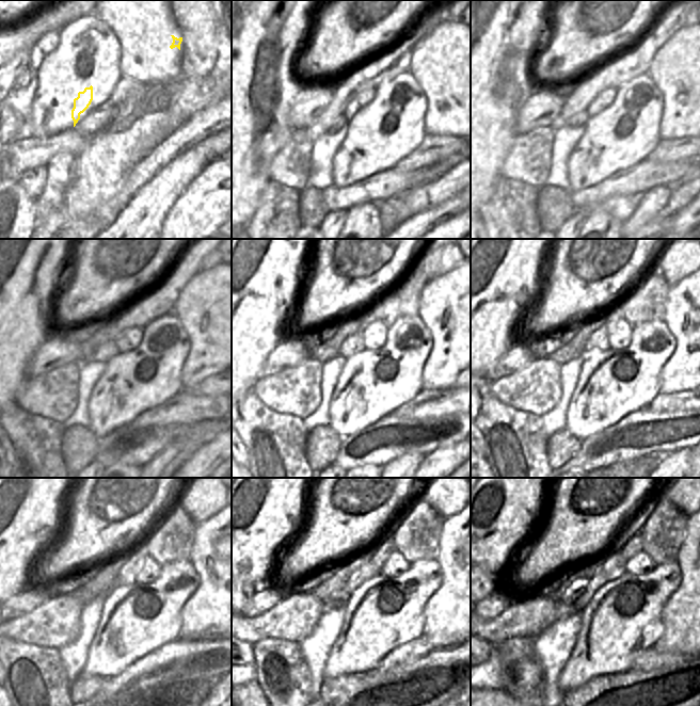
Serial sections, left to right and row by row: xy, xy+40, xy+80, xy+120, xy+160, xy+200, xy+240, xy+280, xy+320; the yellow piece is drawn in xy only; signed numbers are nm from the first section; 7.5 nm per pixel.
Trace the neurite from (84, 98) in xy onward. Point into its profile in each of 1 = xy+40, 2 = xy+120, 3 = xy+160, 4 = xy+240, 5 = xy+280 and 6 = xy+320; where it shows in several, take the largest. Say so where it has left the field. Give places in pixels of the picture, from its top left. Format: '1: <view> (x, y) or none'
1: xy+40 (312, 100)
2: xy+120 (57, 350)
3: xy+160 (289, 352)
4: xy+240 (31, 597)
5: xy+280 (264, 599)
6: xy+320 (492, 606)

